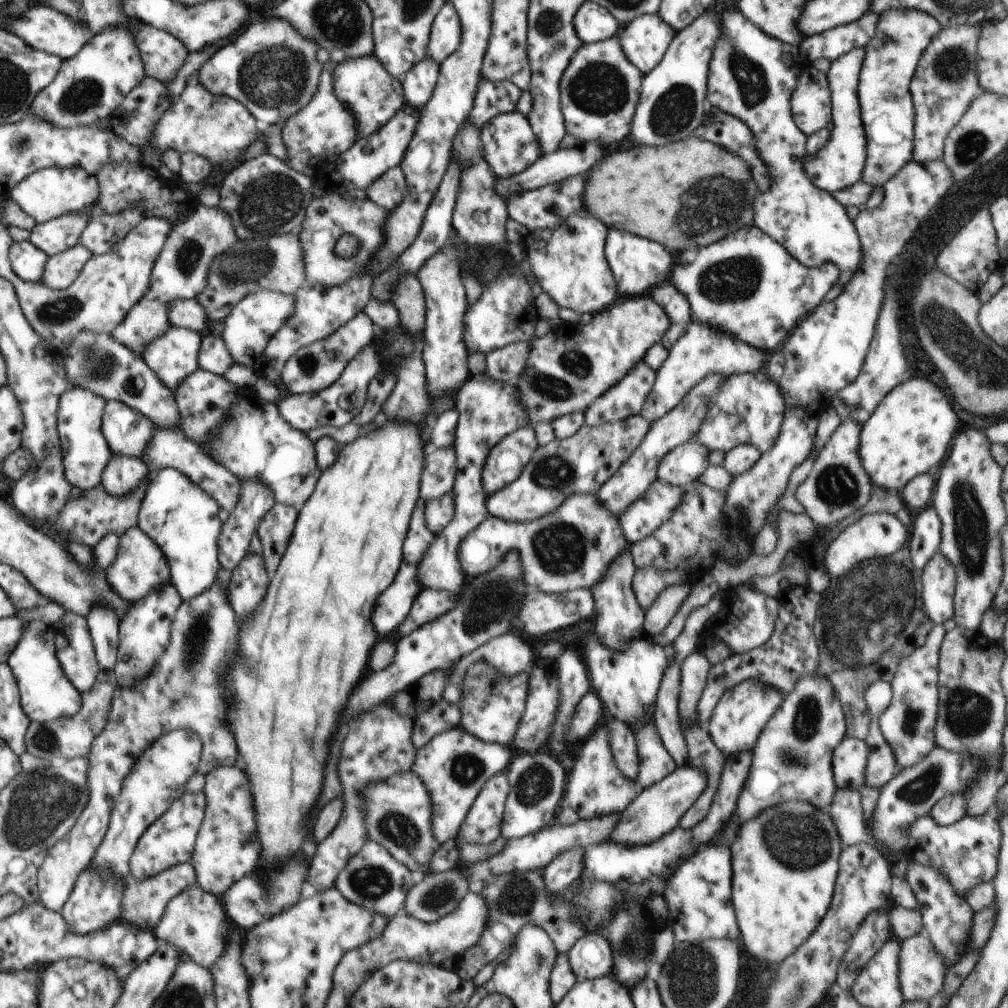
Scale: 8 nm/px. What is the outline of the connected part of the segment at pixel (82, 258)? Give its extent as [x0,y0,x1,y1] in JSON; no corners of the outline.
[41,242,93,290]

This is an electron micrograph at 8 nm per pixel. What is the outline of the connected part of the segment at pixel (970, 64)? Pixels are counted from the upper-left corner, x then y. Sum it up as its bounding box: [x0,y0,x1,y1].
[909,23,983,164]

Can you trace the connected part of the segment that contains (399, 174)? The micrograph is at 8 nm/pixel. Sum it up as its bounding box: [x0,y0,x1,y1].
[366,168,406,210]

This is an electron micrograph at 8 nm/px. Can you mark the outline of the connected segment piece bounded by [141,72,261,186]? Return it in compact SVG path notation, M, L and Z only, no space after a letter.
M199 74L190 75L184 90L176 97L171 108L159 120L152 140L152 148L141 148L146 166L160 166L161 154L168 149L176 152L197 152L210 160L214 167L223 168L221 186L225 176L244 162L245 150L257 139L261 125L255 116L240 102L224 95L212 96L201 83Z

